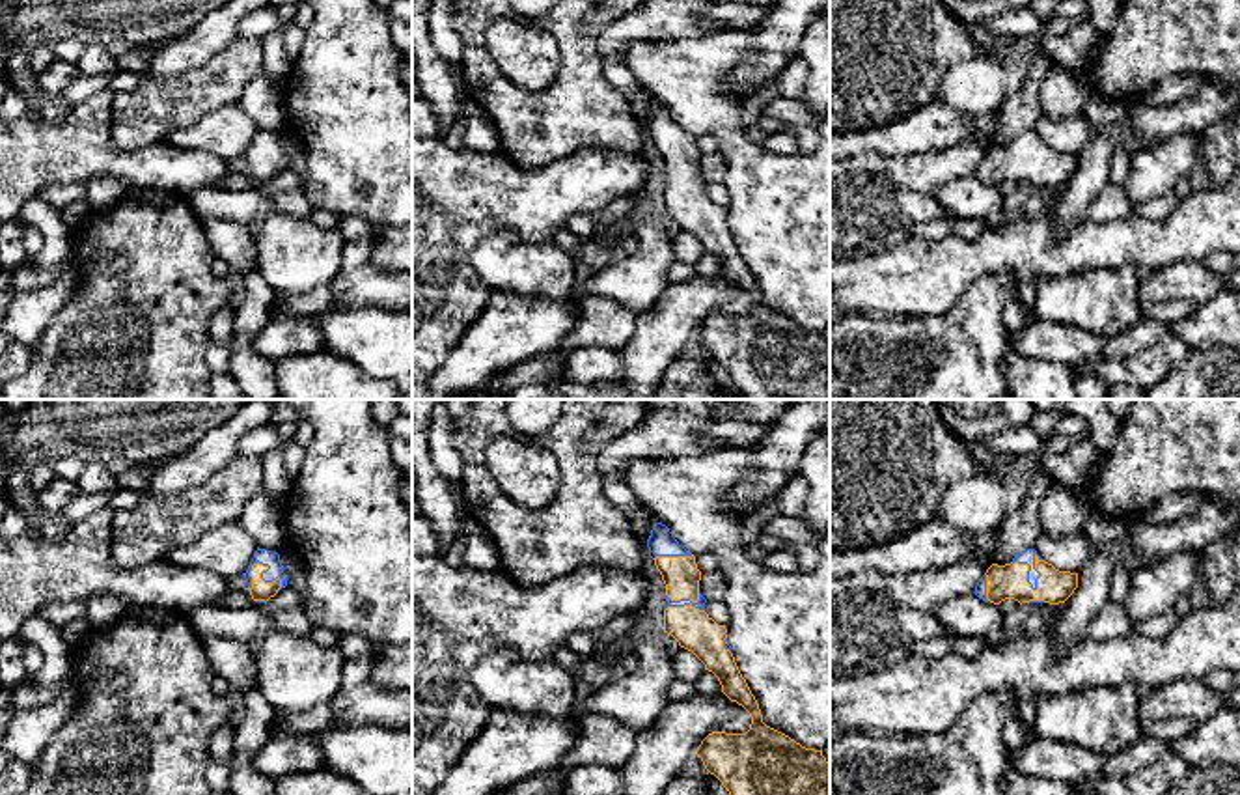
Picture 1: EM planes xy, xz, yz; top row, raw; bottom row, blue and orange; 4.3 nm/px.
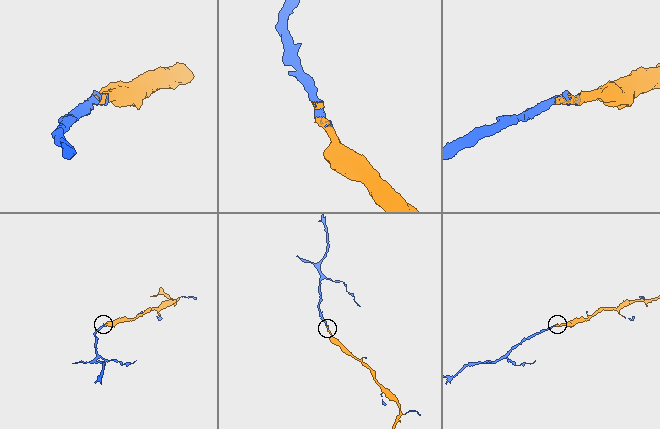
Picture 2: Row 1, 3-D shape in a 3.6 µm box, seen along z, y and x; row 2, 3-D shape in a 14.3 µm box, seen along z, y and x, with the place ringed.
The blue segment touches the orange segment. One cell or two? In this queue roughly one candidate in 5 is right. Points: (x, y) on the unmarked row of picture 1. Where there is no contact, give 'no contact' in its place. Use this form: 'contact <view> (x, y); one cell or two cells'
contact yz (1030, 152); one cell

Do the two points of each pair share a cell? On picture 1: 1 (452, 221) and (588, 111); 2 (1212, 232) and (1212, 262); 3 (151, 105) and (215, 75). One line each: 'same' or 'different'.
1: different
2: different
3: same

